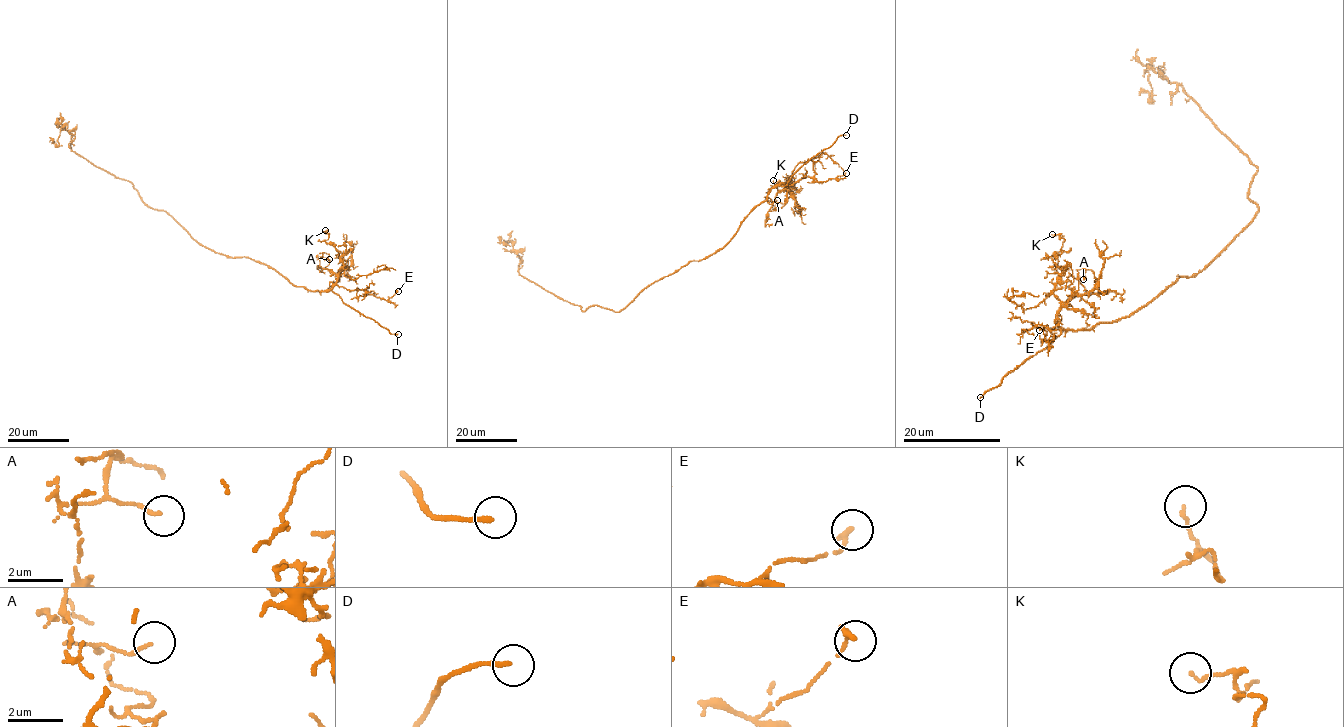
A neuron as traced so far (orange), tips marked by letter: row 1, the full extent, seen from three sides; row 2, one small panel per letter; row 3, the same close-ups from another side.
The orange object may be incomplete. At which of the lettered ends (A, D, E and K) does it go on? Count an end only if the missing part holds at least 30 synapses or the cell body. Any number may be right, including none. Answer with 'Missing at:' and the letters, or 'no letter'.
Missing at: D

